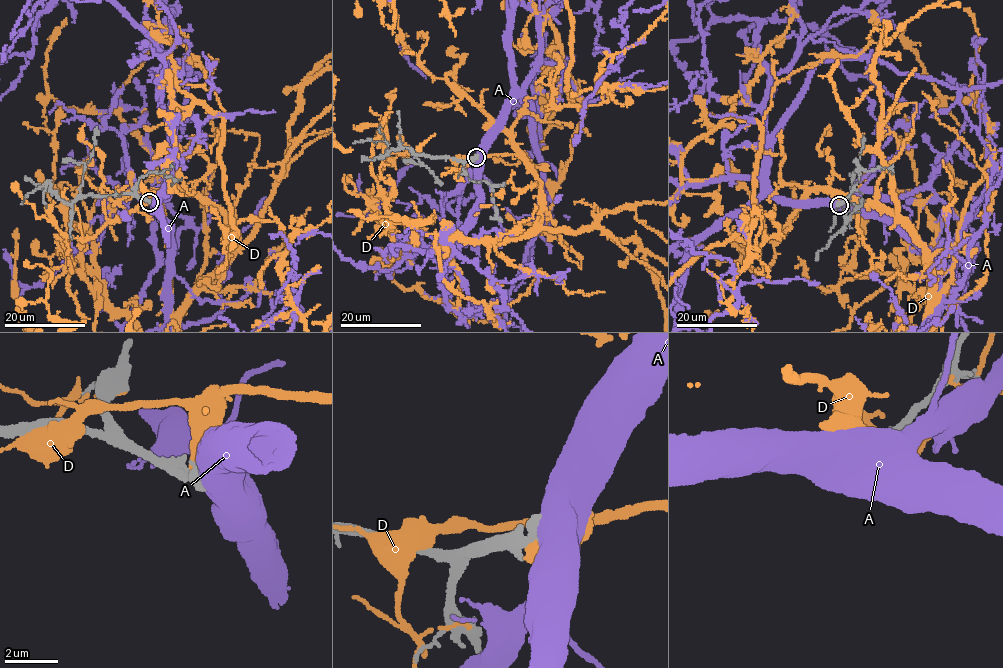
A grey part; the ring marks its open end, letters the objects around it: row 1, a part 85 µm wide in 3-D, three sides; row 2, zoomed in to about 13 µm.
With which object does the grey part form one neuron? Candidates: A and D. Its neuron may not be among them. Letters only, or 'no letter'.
no letter

